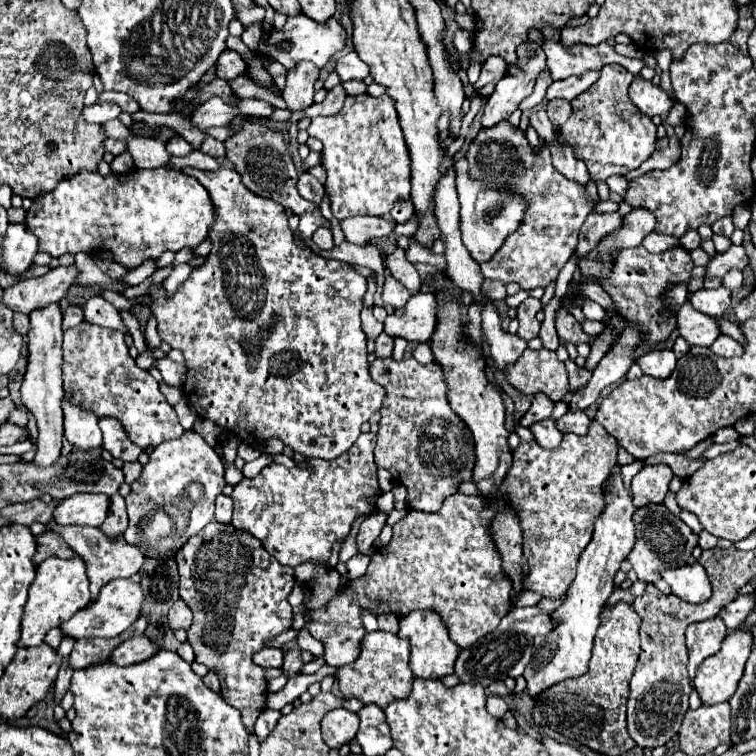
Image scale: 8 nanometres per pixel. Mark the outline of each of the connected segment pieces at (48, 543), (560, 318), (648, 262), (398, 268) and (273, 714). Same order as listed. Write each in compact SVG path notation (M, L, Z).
M48 531L48 533L44 533L36 539L38 539L38 549L36 549L36 555L34 555L36 565L40 565L48 555L56 555L56 557L64 557L64 559L74 555L74 551L54 531Z
M556 311L556 331L558 331L558 337L562 341L574 343L574 345L580 343L580 341L584 341L584 343L592 341L592 337L588 337L582 331L580 323L572 315L564 315L564 311Z
M642 245L634 249L624 249L616 257L616 271L612 271L612 283L606 287L606 291L612 295L616 309L624 315L626 323L640 323L644 327L646 341L664 341L676 327L676 317L662 315L662 291L670 283L688 281L692 269L694 263L684 247L674 247L656 255L648 253Z
M396 249L392 255L388 255L386 267L390 269L390 275L396 277L412 295L420 293L422 279L418 275L418 271L414 269L414 265L404 257L404 251L402 249Z
M264 709L260 713L260 717L258 717L256 725L254 725L254 731L256 731L256 735L258 735L260 741L264 741L268 737L268 733L276 727L276 721L280 717L282 717L282 713L280 711L272 711L272 709Z

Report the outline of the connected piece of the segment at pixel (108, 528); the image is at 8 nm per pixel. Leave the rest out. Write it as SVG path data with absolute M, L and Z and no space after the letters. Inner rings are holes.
M120 493L112 495L112 507L108 511L106 521L100 525L100 531L104 531L104 535L108 537L118 537L126 531L128 527L128 515L126 515L126 505L124 505L124 497Z

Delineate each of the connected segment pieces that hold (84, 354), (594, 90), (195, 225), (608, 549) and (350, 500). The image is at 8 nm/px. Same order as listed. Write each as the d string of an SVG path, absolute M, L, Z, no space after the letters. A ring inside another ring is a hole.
M82 321L76 327L70 327L64 331L64 367L62 367L62 377L64 377L64 393L66 399L72 405L78 405L84 411L94 413L96 417L114 417L122 423L128 439L136 443L140 449L146 449L150 445L160 445L162 441L176 439L184 433L184 427L178 421L178 415L174 407L166 401L164 393L158 387L158 381L144 369L136 365L136 361L128 353L128 345L124 341L124 333L118 329L104 329L98 325L92 325L88 321Z
M606 65L598 81L572 99L572 115L560 127L562 139L586 163L594 181L606 181L610 175L628 175L654 153L656 125L628 99L632 81L634 75L622 65Z
M134 169L134 171L130 171L130 173L110 173L108 177L102 177L100 173L90 173L90 171L84 171L84 173L80 173L80 175L74 175L72 179L66 179L64 183L60 183L54 191L48 191L48 193L44 193L44 195L40 195L40 197L36 197L34 199L34 205L28 209L28 213L26 213L26 223L28 223L28 229L38 237L38 247L40 247L40 251L46 251L46 253L50 253L52 257L60 257L60 255L64 255L64 253L78 253L78 251L84 251L84 253L96 253L96 251L100 251L100 249L108 249L108 251L112 251L114 253L114 261L118 261L118 263L122 263L122 265L126 265L126 267L138 267L144 259L148 259L148 257L158 257L162 251L180 251L182 247L198 247L206 237L208 237L208 231L210 231L210 227L212 227L212 223L216 221L216 209L214 209L214 205L212 205L212 199L210 199L210 195L208 195L208 191L206 191L206 187L198 181L198 179L194 179L194 177L190 177L190 175L184 175L182 171L174 171L174 169Z
M614 467L604 499L604 513L600 515L600 519L596 519L592 541L578 559L578 573L566 591L564 603L552 613L554 627L546 635L534 637L534 655L524 671L530 697L536 697L540 691L544 691L544 687L550 687L552 683L564 681L568 677L578 677L588 671L594 637L600 625L600 611L614 591L614 575L620 569L620 563L626 559L636 541L632 523L632 511L636 507L632 503L632 493L622 485L620 467ZM592 591L598 591L598 597Z
M368 431L360 433L350 451L334 461L310 459L306 469L268 465L258 477L242 479L234 485L232 493L232 525L256 535L264 543L264 549L284 565L296 567L308 559L328 559L332 545L348 537L352 521L376 509L380 487L376 479L374 447L376 435Z

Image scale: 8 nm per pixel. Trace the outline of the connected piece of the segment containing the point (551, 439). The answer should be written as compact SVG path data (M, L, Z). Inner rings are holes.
M554 419L538 421L538 423L534 423L534 425L530 427L530 431L534 433L538 445L544 447L544 449L556 449L556 447L562 443L562 433L556 429Z

